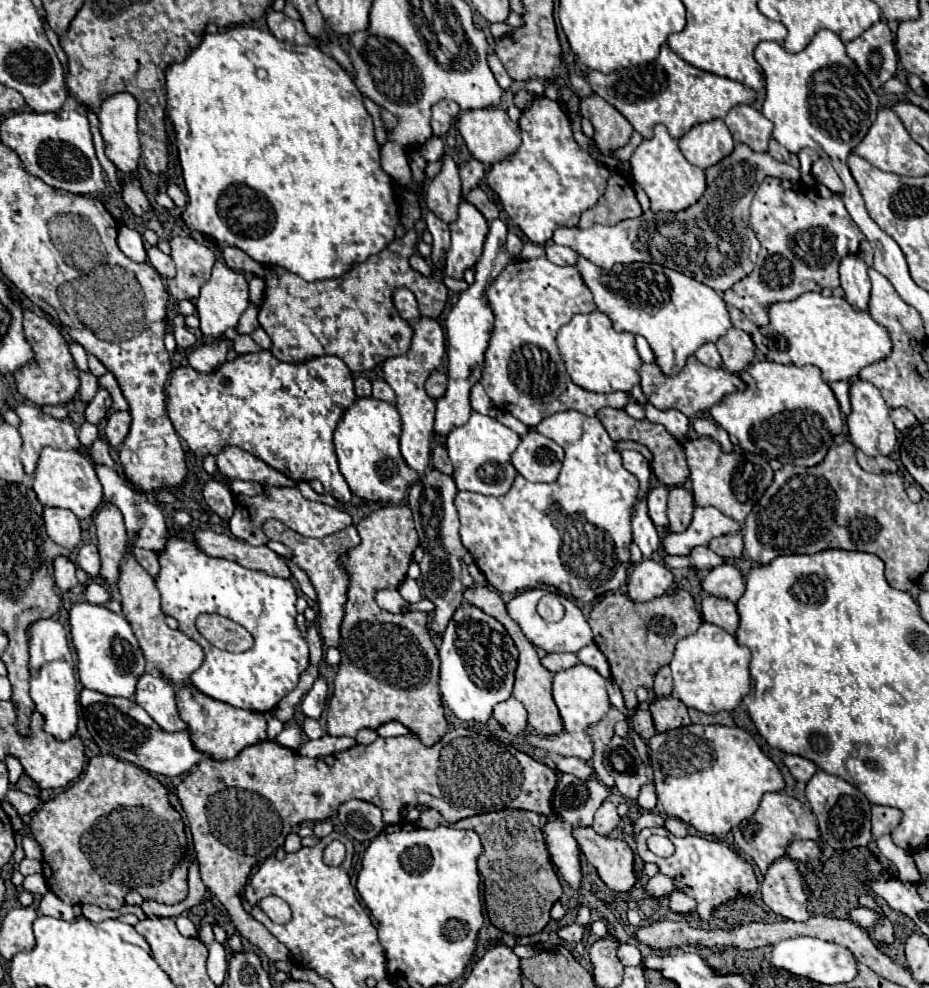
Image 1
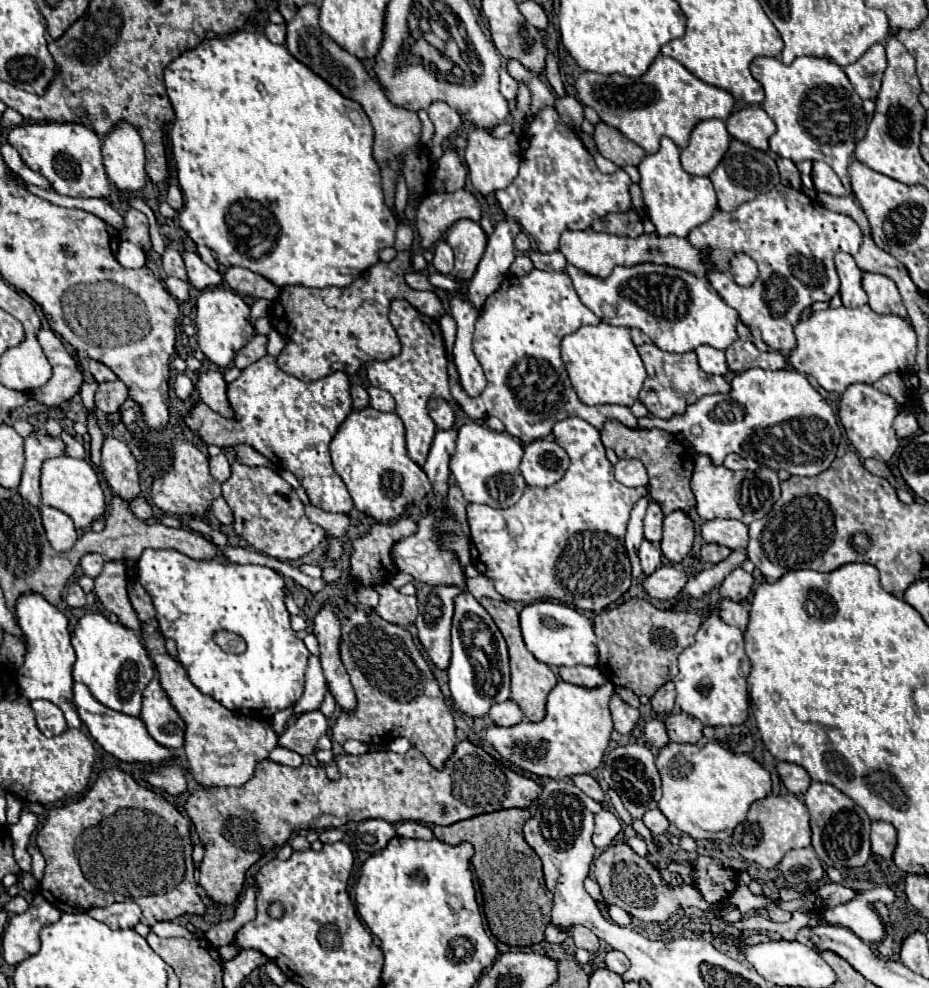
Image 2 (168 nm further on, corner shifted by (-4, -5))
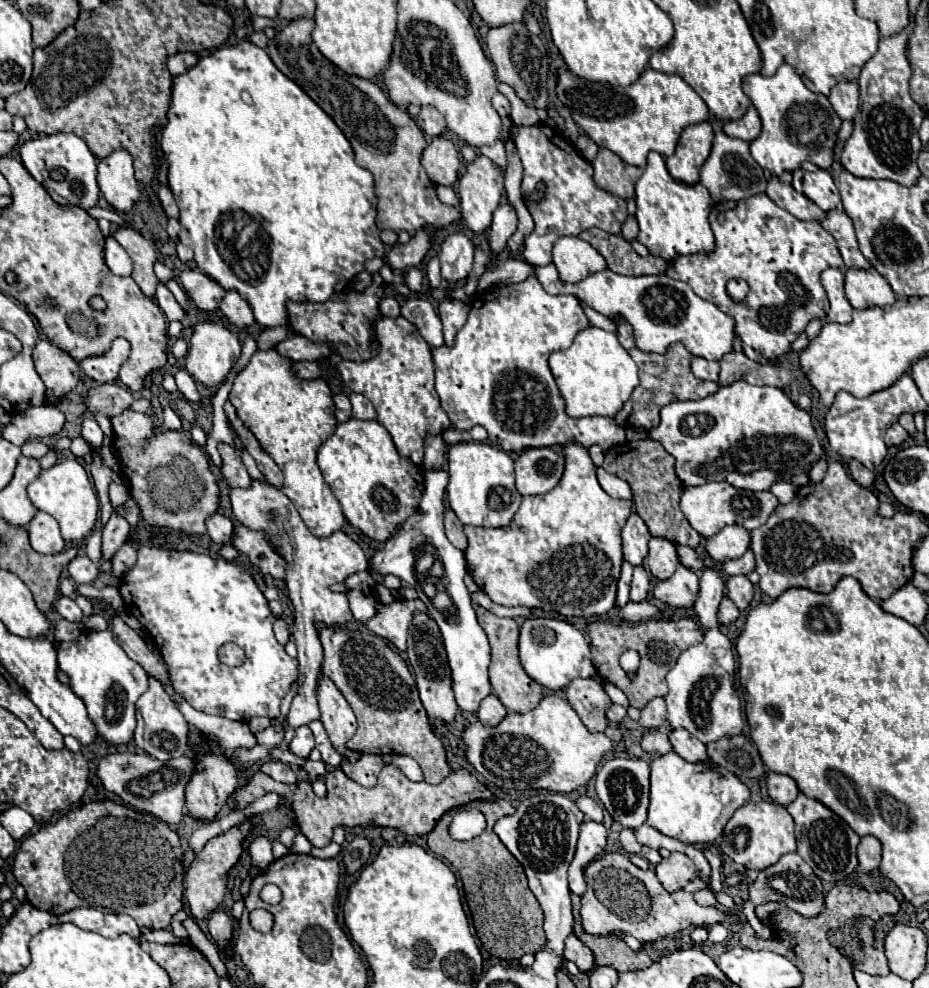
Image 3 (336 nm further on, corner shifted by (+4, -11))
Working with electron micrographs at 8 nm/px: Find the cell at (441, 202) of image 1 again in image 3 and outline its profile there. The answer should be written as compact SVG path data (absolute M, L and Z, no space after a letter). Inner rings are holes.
M438 136L422 152L422 166L434 184L452 186L458 180L460 156L452 140Z

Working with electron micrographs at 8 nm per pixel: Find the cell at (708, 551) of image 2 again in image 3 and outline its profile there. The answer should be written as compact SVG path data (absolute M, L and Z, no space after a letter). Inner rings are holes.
M676 546L676 554L678 554L678 560L680 564L684 564L686 568L698 572L698 570L704 570L704 562L702 558L698 556L698 552L690 546Z

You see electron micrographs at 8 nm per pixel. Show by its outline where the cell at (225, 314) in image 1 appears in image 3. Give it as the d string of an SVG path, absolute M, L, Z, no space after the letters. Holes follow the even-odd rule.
M200 322L190 338L184 368L194 378L194 382L206 388L214 388L226 380L228 372L232 370L238 358L240 358L240 342L228 328L224 328L220 322Z

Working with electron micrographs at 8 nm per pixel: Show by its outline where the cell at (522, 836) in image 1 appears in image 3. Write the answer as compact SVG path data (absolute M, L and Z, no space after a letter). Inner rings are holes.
M502 798L474 800L462 806L462 810L472 810L472 808L480 810L488 822L486 830L478 838L470 842L452 840L448 836L448 824L452 820L454 810L450 810L438 820L436 828L428 834L426 838L428 848L436 856L446 858L460 872L466 904L470 908L476 934L490 956L500 960L518 960L524 954L536 954L546 944L546 934L542 928L542 922L544 922L542 906L538 904L536 896L530 892L528 880L520 862L506 850L500 838L492 832L494 822L506 814L512 814L514 808L508 800L502 800Z

